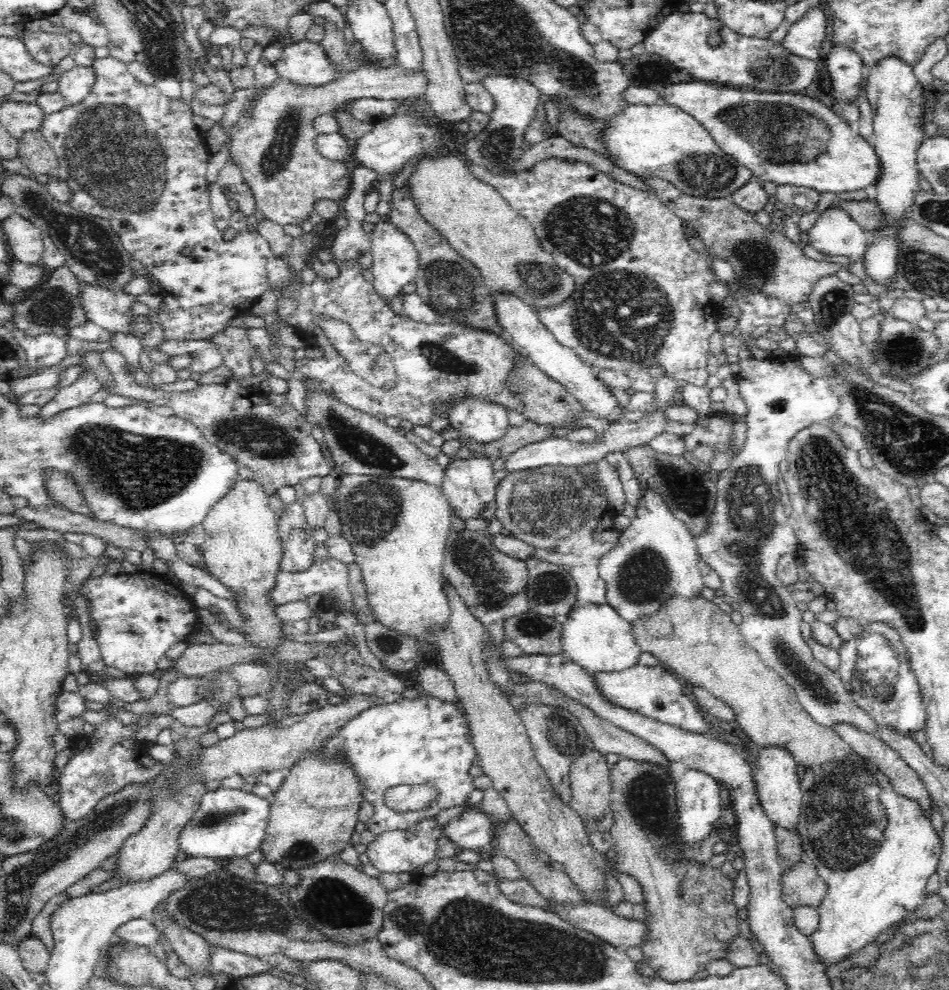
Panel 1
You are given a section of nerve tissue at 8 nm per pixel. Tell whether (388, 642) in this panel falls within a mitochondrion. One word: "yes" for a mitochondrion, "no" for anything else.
no

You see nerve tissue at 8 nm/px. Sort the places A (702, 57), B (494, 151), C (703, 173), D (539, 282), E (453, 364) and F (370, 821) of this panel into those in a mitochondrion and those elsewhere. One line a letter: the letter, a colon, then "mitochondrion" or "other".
A: other
B: mitochondrion
C: mitochondrion
D: mitochondrion
E: mitochondrion
F: other

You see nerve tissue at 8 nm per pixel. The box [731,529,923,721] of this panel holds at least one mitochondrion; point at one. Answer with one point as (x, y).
(877, 673)

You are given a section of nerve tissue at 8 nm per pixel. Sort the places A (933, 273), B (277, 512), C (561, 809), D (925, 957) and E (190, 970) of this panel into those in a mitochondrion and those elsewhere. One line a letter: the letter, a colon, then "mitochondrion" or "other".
A: mitochondrion
B: other
C: other
D: mitochondrion
E: other

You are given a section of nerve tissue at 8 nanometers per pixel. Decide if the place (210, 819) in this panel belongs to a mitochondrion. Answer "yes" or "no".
yes

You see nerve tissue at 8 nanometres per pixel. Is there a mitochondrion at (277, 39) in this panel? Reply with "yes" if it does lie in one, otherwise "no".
no

